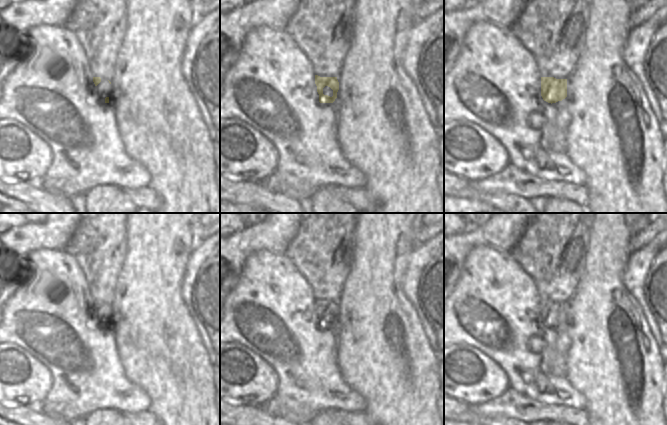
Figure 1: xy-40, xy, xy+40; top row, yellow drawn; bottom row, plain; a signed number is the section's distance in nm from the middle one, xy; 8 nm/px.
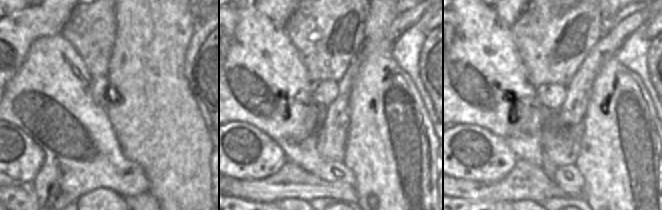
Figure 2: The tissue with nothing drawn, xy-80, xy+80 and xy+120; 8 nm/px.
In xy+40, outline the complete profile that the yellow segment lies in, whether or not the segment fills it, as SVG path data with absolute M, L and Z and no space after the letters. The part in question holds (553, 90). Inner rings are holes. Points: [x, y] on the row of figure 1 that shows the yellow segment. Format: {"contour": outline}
{"contour": "M541 77L541 96L548 103L556 103L567 97L567 79Z"}

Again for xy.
{"contour": "M315 75L315 84L320 103L333 103L335 101L339 90L337 77L320 77Z"}

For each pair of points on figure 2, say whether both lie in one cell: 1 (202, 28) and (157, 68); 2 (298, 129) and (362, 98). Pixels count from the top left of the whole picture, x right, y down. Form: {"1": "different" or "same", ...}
{"1": "different", "2": "different"}

